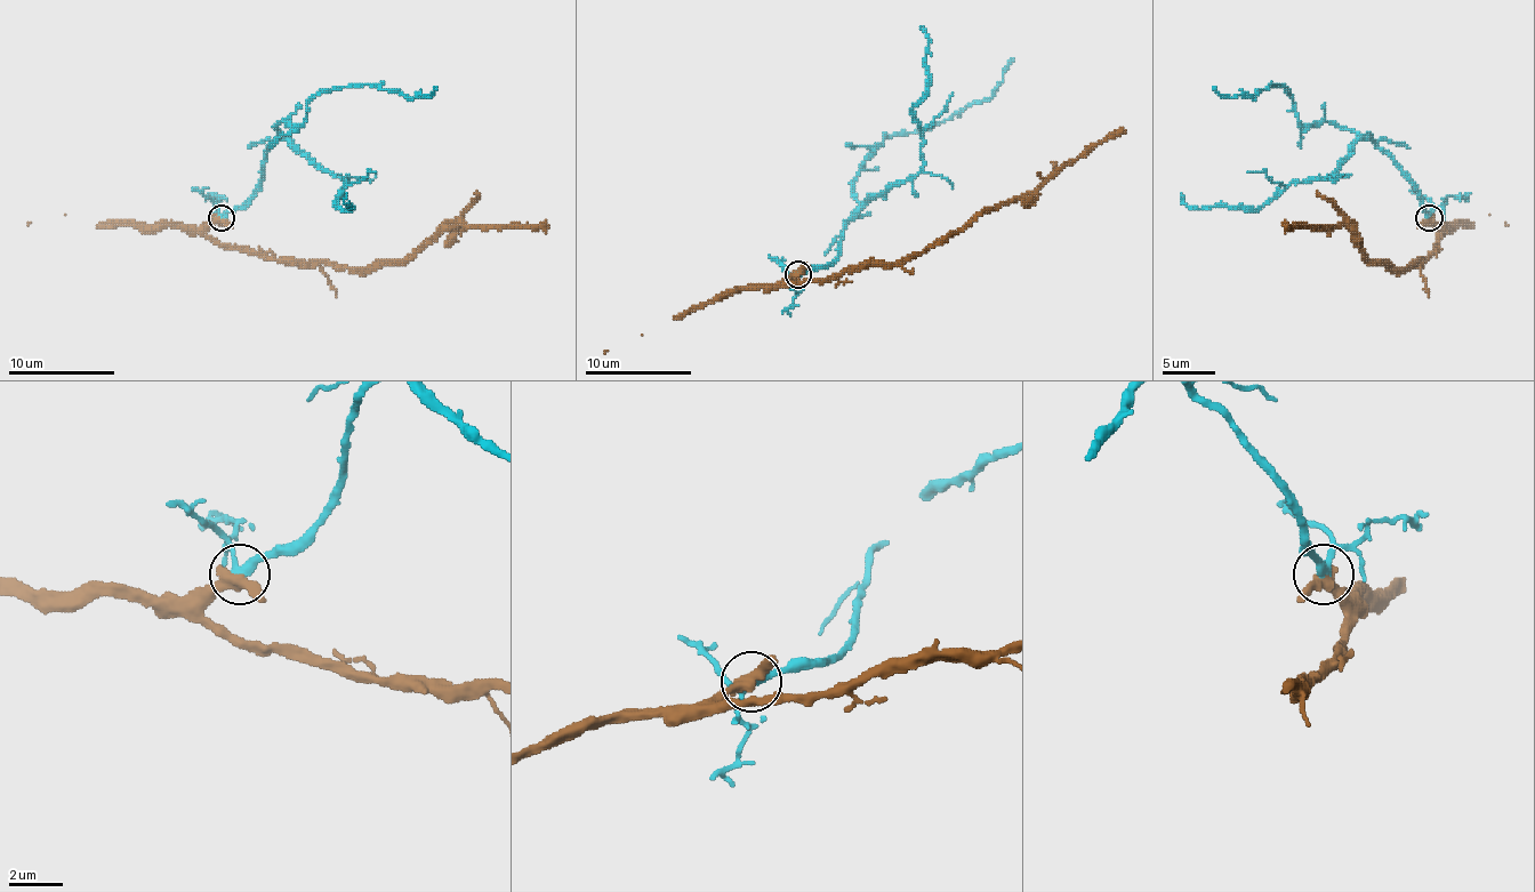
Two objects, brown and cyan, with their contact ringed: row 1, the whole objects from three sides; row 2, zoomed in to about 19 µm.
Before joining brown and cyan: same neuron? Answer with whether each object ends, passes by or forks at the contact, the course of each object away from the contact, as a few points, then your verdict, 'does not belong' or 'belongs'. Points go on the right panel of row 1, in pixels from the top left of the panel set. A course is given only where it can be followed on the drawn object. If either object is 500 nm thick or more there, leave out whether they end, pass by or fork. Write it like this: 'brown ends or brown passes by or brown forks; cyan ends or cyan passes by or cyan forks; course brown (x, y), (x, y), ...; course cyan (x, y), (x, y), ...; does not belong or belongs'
brown passes by; cyan passes by; course brown (1428, 217), (1436, 233), (1436, 243), (1420, 262), (1407, 267), (1375, 265), (1345, 225), (1285, 227); course cyan (1428, 217), (1409, 177), (1380, 151), (1349, 129), (1301, 125), (1279, 85), (1255, 97), (1223, 97), (1213, 87); belongs

